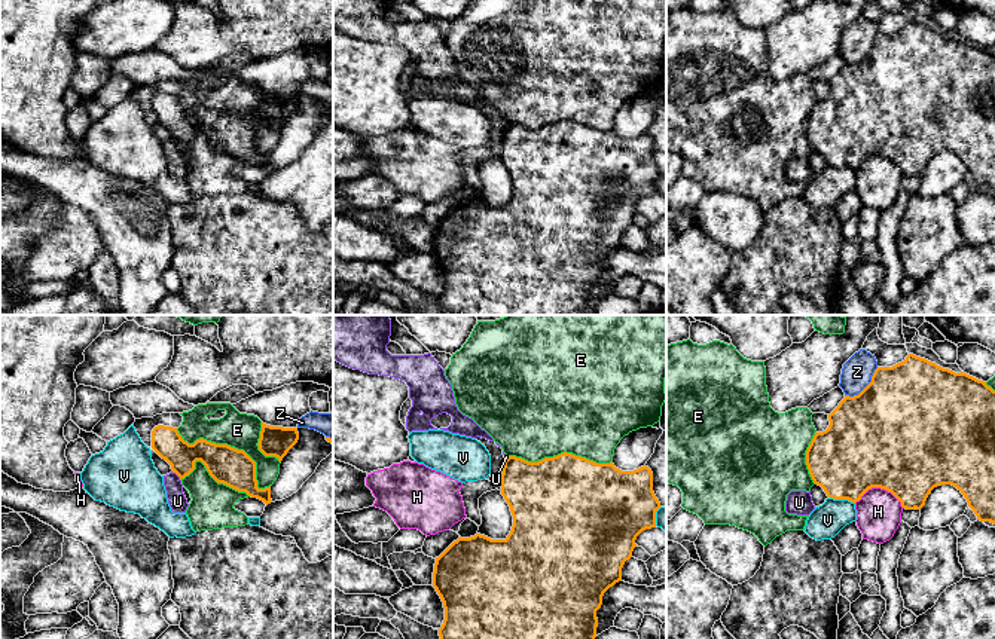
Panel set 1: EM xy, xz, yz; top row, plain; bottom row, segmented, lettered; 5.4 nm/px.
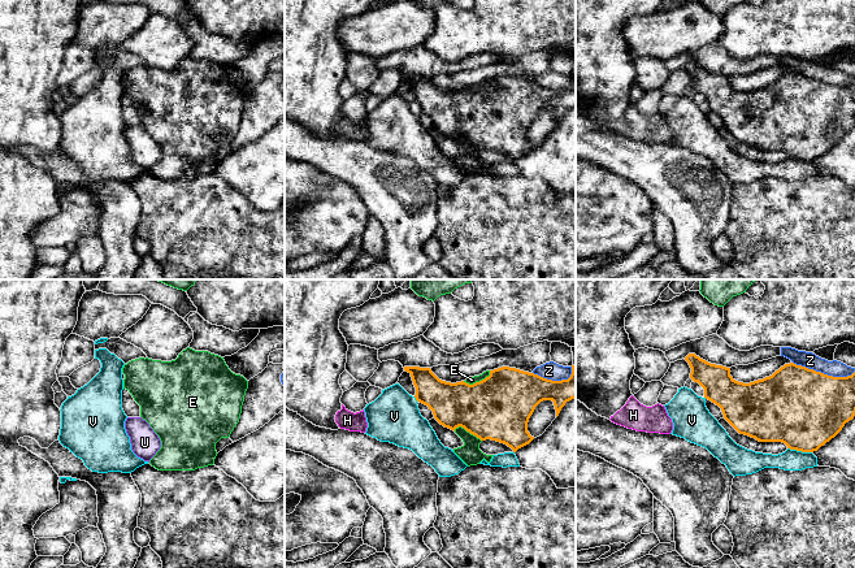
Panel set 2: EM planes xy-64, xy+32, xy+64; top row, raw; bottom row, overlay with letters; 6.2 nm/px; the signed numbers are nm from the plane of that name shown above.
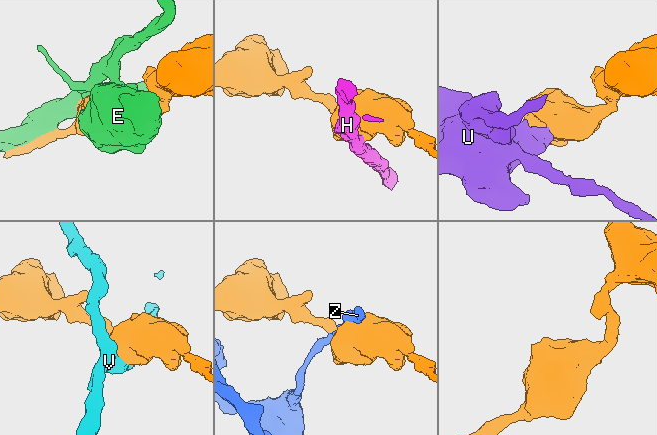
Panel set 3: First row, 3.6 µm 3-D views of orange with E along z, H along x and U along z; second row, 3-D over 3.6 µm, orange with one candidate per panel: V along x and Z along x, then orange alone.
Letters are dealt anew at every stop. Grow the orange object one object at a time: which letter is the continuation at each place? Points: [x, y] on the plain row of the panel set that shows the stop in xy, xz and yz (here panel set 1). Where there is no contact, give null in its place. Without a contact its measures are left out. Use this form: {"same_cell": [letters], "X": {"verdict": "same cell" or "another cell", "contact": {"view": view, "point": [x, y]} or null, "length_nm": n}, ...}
{"same_cell": [], "E": {"verdict": "another cell", "contact": {"view": "xy", "point": [232, 115]}, "length_nm": 600}, "H": {"verdict": "another cell", "contact": {"view": "yz", "point": [879, 153]}, "length_nm": 280}, "U": {"verdict": "another cell", "contact": {"view": "xy", "point": [177, 141]}, "length_nm": 80}, "V": {"verdict": "another cell", "contact": {"view": "yz", "point": [842, 165]}, "length_nm": 150}, "Z": {"verdict": "another cell", "contact": {"view": "yz", "point": [866, 54]}, "length_nm": 240}}

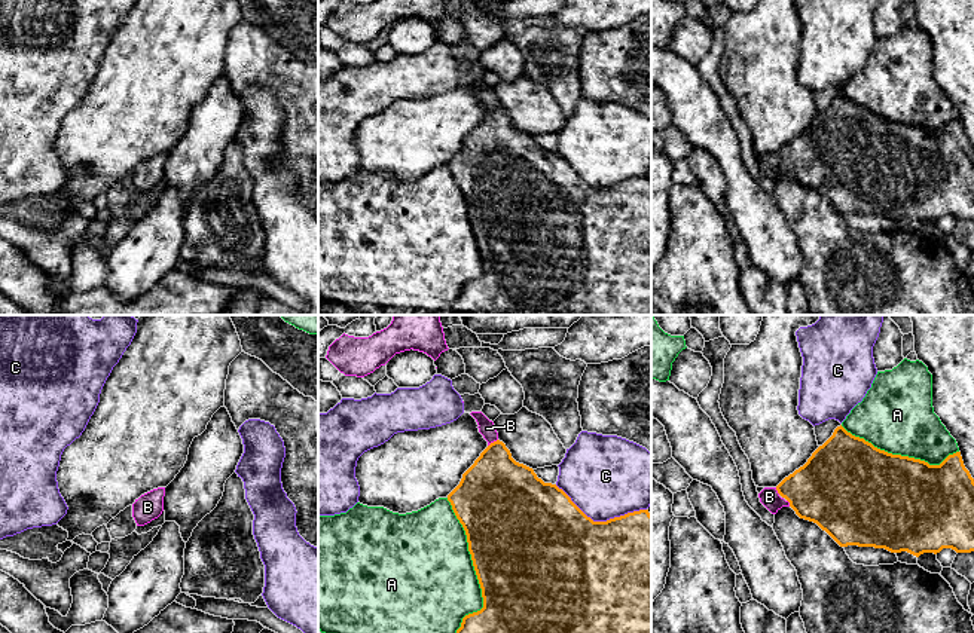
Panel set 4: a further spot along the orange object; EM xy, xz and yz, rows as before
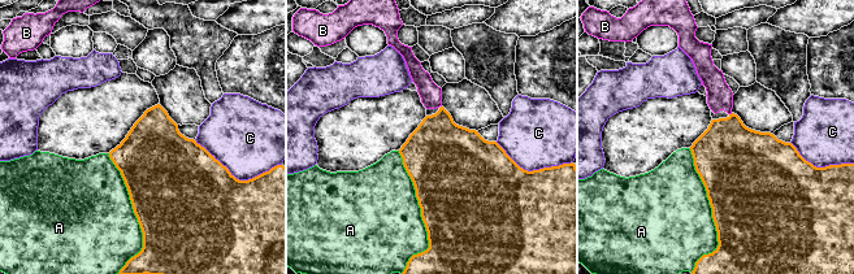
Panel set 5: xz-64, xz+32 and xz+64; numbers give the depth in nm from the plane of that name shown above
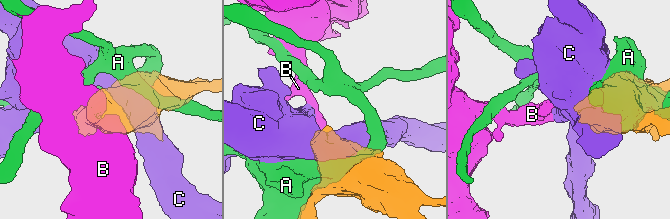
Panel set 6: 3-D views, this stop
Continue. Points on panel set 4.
{"same_cell": ["B"], "A": {"verdict": "another cell", "contact": {"view": "xz", "point": [476, 239]}, "length_nm": 750}, "B": {"verdict": "same cell", "contact": {"view": "xz", "point": [494, 109]}, "length_nm": 70}, "C": {"verdict": "another cell", "contact": {"view": "xz", "point": [601, 189]}, "length_nm": 500}}

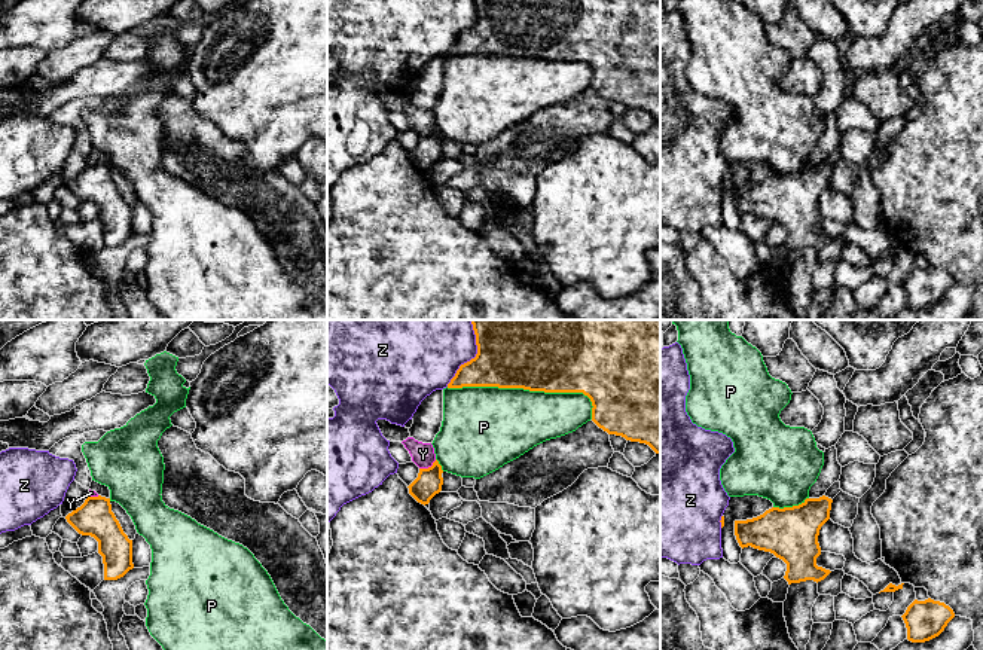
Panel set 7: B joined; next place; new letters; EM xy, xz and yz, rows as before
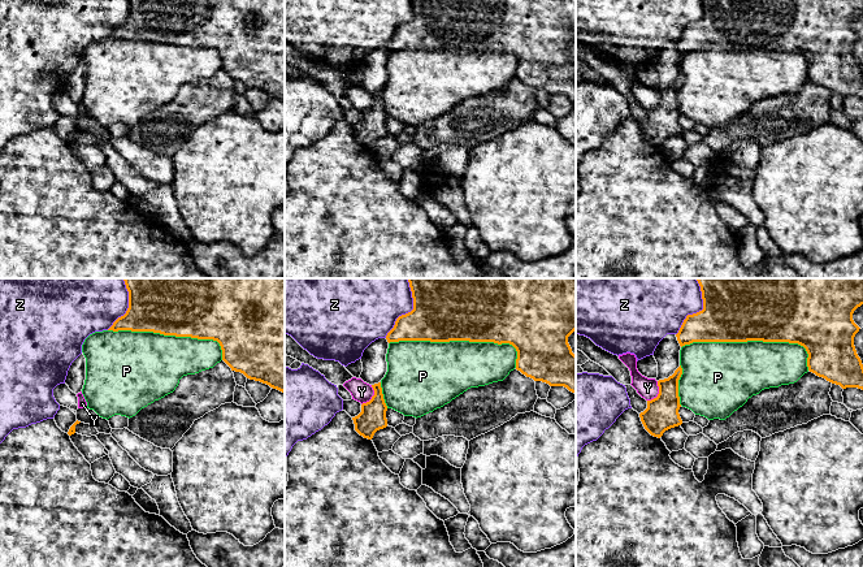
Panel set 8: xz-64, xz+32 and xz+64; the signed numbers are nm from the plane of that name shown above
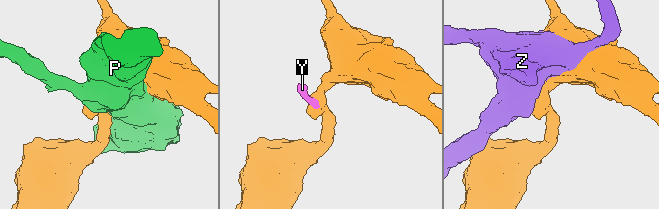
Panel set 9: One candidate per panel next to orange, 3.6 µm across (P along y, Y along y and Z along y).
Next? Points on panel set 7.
{"same_cell": [], "P": {"verdict": "another cell", "contact": {"view": "xz", "point": [528, 55]}, "length_nm": 800}, "Y": {"verdict": "another cell", "contact": {"view": "xz", "point": [429, 134]}, "length_nm": 110}, "Z": {"verdict": "another cell", "contact": {"view": "xz", "point": [470, 27]}, "length_nm": 320}}

